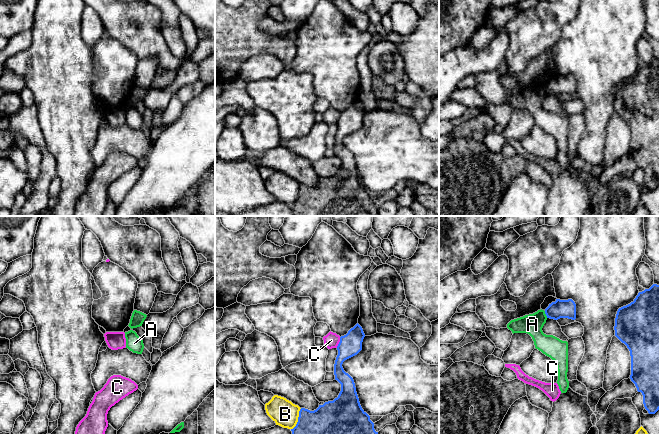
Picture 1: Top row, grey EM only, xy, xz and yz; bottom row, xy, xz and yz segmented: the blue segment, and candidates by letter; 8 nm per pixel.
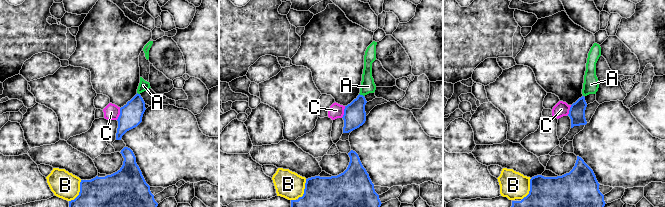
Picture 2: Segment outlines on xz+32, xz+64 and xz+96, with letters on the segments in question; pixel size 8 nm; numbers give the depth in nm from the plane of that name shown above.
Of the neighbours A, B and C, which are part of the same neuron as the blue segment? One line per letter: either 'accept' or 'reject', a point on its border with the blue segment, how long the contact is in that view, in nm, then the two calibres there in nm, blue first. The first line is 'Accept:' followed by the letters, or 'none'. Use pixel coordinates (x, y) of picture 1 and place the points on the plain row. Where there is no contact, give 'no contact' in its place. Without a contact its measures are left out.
Accept: none
A: reject; meets blue in yz at (545, 89); contact 60 nm long; 140 nm thick on the blue side, 170 nm on the other
B: reject; meets blue in xz at (298, 195); contact 190 nm long; 460 nm thick on the blue side, 200 nm on the other
C: reject; meets blue in xz at (339, 118); contact 90 nm long; 180 nm thick on the blue side, 120 nm on the other

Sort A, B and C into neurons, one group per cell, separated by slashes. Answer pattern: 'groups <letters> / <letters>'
groups A / B / C

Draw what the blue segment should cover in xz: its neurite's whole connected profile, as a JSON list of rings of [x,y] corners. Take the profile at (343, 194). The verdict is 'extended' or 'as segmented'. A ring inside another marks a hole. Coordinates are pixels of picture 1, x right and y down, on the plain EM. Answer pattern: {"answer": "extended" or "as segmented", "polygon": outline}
{"answer": "as segmented", "polygon": [[[358,99],[346,111],[340,113],[334,151],[335,156],[341,160],[341,167],[333,177],[319,181],[314,187],[300,185],[298,198],[291,205],[294,216],[379,216],[374,199],[360,181],[353,154],[342,143],[345,136],[357,131],[362,126],[364,113],[363,105]]]}

